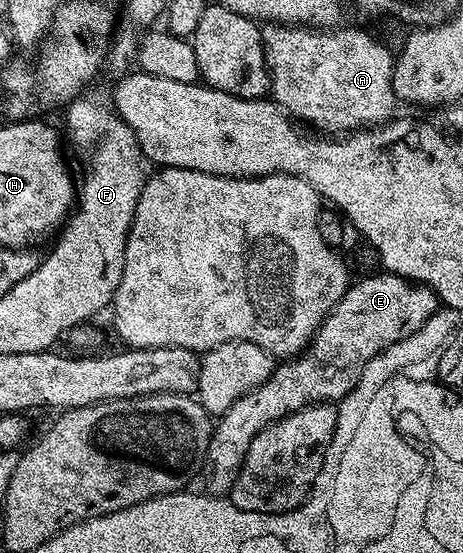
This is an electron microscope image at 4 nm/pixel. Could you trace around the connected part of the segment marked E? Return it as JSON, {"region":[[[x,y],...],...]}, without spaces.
{"region":[[[380,274],[381,276],[365,276],[361,281],[350,283],[349,289],[339,298],[339,302],[327,314],[321,328],[313,335],[313,342],[301,353],[274,367],[271,378],[263,382],[258,388],[252,388],[243,398],[226,410],[224,416],[215,423],[211,438],[208,440],[204,461],[201,463],[201,479],[208,493],[213,496],[228,495],[237,480],[238,470],[251,442],[257,437],[262,428],[267,427],[278,419],[279,414],[297,412],[309,404],[323,404],[326,402],[340,402],[344,396],[359,382],[367,362],[375,358],[383,350],[387,350],[395,342],[415,334],[431,314],[435,314],[439,307],[437,295],[432,288],[407,280],[403,276]]]}

